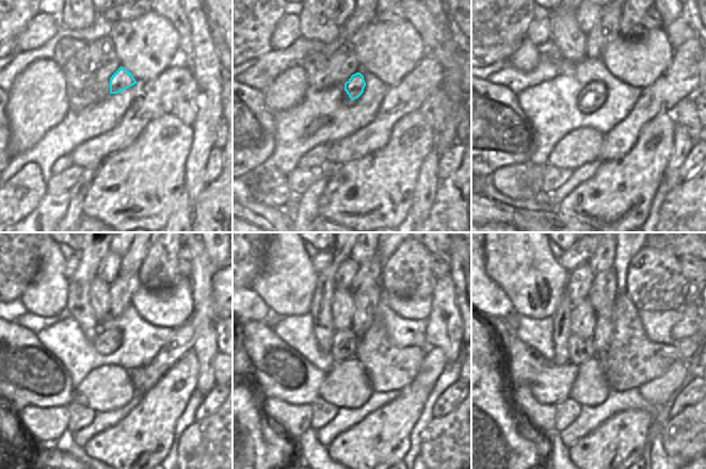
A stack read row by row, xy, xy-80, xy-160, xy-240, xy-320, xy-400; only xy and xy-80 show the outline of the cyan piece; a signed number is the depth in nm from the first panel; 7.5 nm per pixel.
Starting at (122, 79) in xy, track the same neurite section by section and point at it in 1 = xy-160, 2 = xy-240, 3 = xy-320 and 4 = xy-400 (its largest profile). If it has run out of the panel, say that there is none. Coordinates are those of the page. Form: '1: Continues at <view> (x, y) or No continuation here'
1: Continues at xy-160 (595, 91)
2: Continues at xy-240 (108, 341)
3: Continues at xy-320 (345, 344)
4: Continues at xy-400 (580, 350)

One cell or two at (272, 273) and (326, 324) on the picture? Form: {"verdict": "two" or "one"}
{"verdict": "two"}

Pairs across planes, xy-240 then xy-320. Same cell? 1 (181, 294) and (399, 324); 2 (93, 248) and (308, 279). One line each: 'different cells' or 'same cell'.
1: different cells
2: different cells

